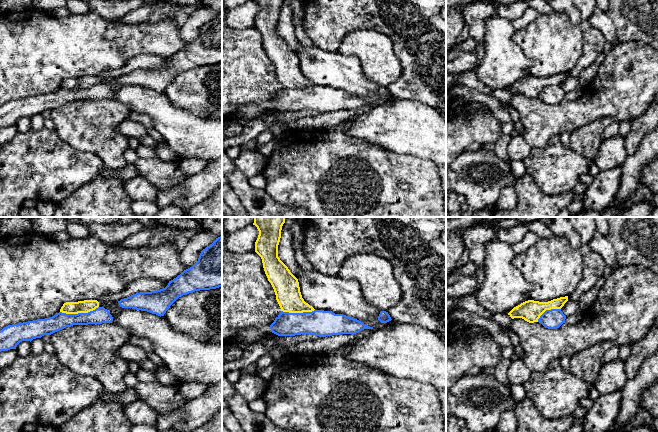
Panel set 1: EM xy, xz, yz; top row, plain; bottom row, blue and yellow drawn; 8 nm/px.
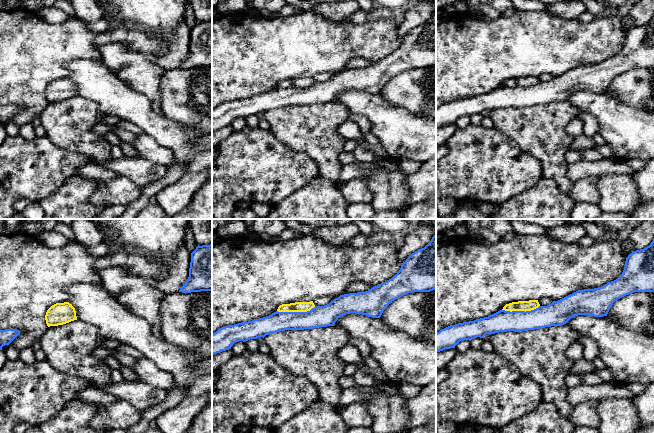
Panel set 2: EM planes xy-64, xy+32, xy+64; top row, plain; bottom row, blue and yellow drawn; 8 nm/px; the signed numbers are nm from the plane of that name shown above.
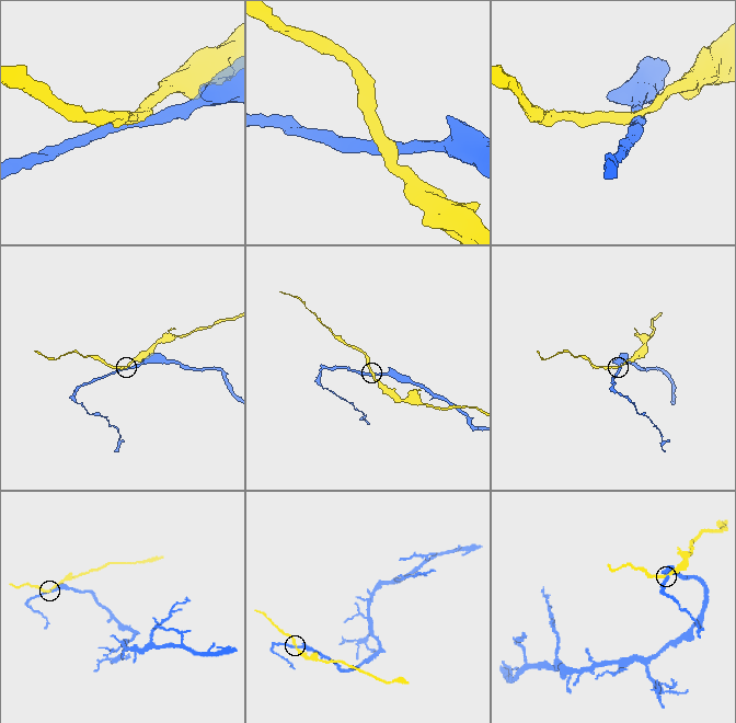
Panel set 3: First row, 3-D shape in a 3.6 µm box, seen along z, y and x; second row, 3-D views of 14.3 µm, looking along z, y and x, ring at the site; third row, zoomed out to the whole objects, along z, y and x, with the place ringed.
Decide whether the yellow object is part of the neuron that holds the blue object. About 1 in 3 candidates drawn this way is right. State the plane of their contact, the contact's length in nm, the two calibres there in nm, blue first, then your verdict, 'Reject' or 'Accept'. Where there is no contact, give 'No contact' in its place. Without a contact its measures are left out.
Touches blue in xy. Shared border 320 nm. Thickness 130 nm (blue) against 100 nm. Reject

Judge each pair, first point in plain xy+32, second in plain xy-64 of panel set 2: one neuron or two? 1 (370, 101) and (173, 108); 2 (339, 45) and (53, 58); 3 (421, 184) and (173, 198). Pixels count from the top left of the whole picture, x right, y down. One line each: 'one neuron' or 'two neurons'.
1: two neurons
2: one neuron
3: one neuron

